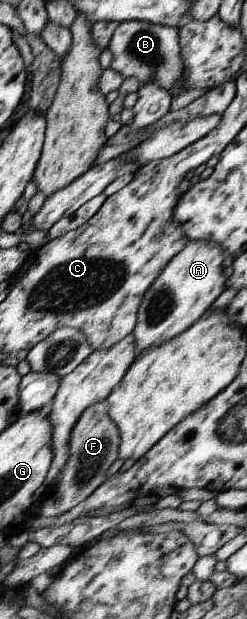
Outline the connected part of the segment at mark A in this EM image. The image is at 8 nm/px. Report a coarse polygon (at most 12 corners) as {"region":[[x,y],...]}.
{"region":[[191,240],[145,291],[137,355],[226,289],[222,246]]}

